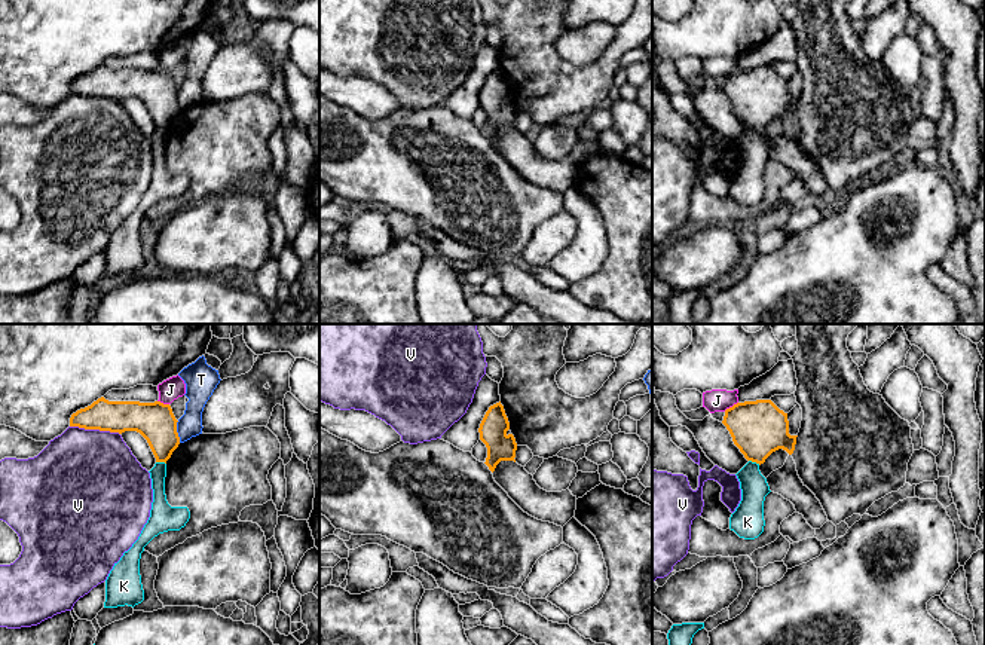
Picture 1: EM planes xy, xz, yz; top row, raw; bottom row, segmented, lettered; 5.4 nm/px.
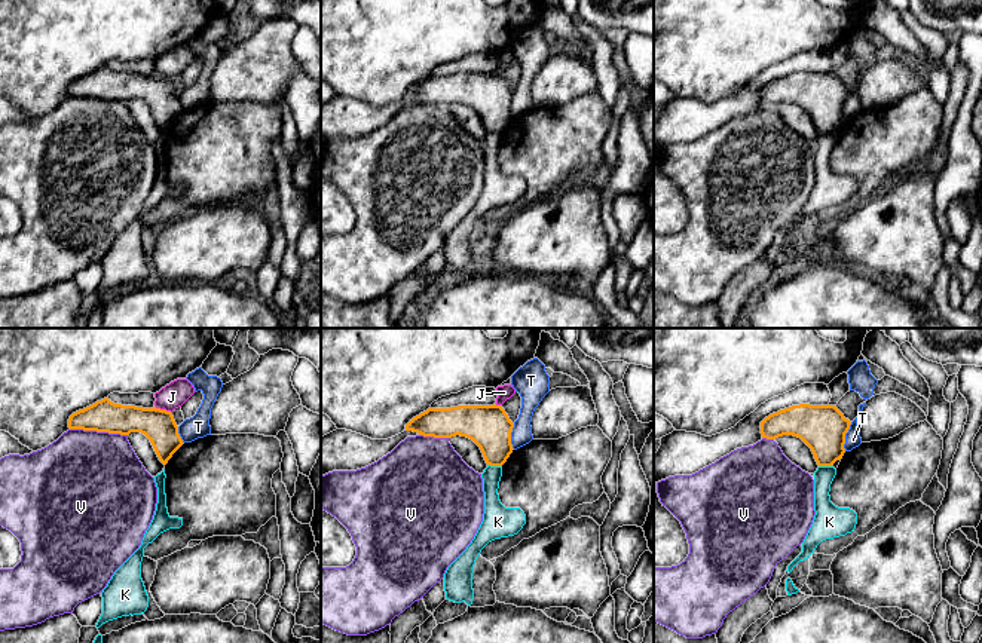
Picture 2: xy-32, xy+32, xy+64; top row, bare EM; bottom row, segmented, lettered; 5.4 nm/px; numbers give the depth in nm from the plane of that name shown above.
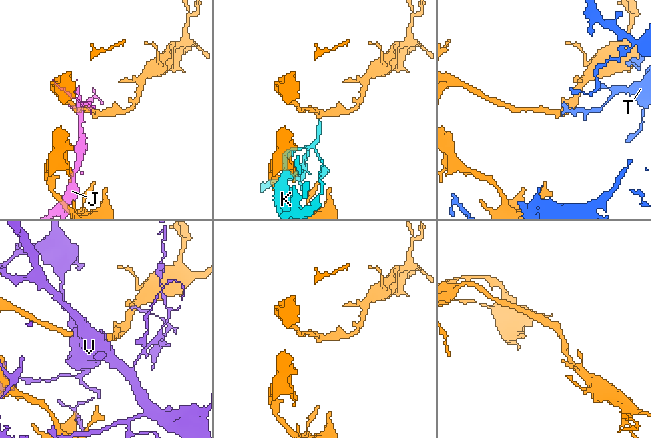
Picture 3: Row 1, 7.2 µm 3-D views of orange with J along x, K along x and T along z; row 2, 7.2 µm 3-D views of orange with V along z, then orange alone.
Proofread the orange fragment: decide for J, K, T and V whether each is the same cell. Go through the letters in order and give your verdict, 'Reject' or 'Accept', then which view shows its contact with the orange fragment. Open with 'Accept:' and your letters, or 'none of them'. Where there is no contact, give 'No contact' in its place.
Accept: none of them
J: Reject. Touches orange in yz
K: Reject. Touches orange in yz
T: Reject. Touches orange in xy
V: Reject. Touches orange in xy

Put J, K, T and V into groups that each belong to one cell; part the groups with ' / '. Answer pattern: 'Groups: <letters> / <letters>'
Groups: J / K / T / V

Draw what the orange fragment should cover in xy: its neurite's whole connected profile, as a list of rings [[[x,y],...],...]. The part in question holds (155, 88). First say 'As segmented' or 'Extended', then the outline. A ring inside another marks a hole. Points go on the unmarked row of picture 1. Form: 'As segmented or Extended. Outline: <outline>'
As segmented. Outline: [[[104,64],[70,85],[70,94],[119,101],[137,98],[147,107],[156,129],[165,131],[180,111],[177,89],[169,71],[108,68]]]

